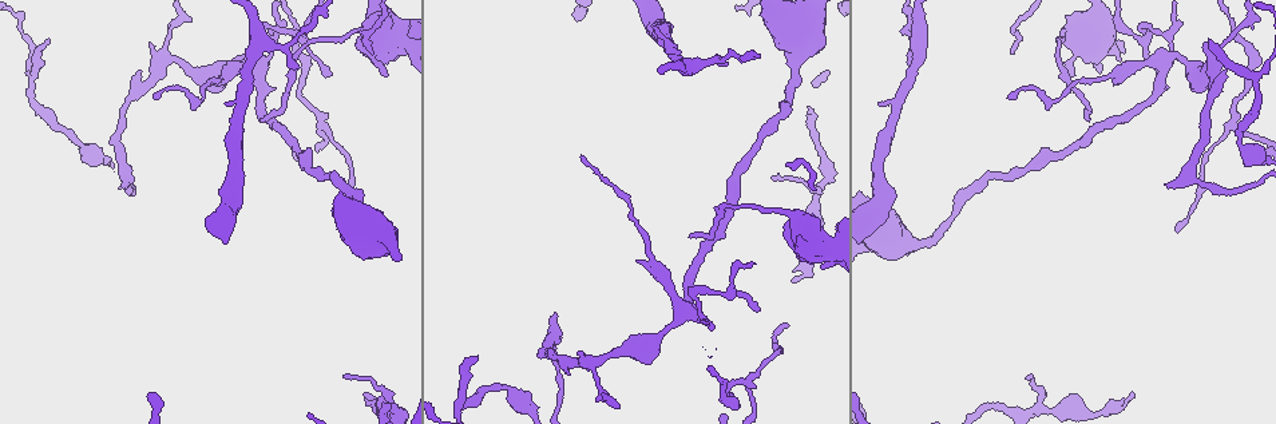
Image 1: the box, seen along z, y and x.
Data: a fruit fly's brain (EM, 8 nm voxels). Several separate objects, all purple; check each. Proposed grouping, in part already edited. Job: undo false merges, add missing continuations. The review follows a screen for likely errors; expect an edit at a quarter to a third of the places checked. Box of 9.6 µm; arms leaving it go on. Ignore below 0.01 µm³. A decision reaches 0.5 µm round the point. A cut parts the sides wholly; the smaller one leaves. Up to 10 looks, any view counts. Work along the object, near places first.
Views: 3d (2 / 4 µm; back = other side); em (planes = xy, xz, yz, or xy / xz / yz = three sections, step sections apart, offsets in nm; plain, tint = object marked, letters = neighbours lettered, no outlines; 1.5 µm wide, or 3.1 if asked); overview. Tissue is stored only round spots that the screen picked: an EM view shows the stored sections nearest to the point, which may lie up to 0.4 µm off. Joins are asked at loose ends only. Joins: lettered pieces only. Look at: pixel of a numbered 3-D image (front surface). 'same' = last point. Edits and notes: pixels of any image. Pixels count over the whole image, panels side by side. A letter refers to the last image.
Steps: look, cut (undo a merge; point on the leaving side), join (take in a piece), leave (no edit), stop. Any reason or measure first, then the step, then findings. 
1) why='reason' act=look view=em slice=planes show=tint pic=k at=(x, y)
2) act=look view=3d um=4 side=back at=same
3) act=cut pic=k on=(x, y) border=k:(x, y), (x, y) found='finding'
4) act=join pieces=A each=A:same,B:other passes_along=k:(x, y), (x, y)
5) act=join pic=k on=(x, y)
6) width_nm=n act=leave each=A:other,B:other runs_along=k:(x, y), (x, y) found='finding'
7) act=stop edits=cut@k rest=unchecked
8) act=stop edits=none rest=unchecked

why='thin end' act=look view=em slice=planes show=tint pic=1 at=(1009, 97)

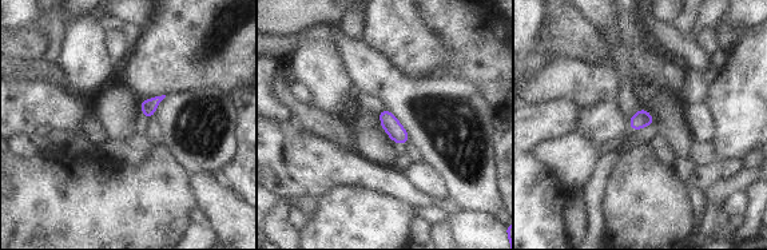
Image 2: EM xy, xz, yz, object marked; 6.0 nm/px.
why='what lies round it' act=look view=em slice=planes show=letters at=same

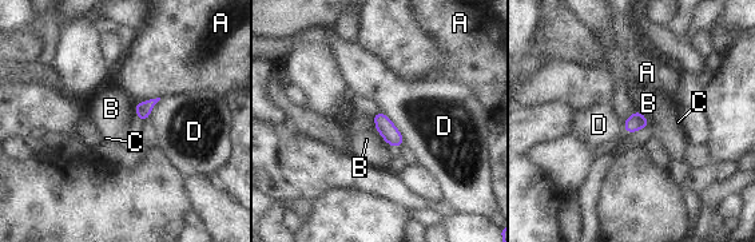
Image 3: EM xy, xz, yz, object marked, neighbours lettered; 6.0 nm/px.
act=leave each=A:other,B:other,C:other,D:other border=3:(380, 110), (392, 122), (404, 142) found='no lettered piece goes on from it'

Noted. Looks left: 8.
why='branch stops here' act=look view=em slice=xz step=8 show=letters pic=1 at=(297, 66)

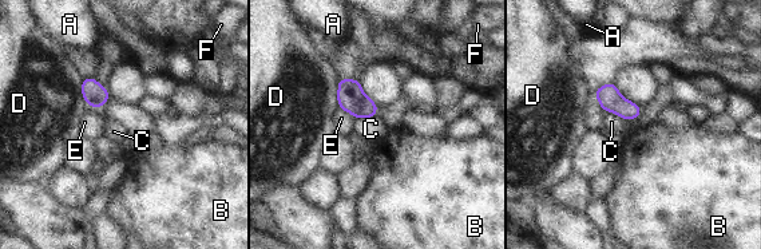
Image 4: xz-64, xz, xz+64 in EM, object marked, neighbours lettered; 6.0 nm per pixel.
act=leave each=A:other,B:other,C:other,D:other,E:other,F:other border=4:(603, 110), (613, 111), (627, 121) found='no lettered piece goes on from it'

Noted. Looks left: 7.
why='thin end' act=look view=3d um=4 pic=1 at=(332, 74)

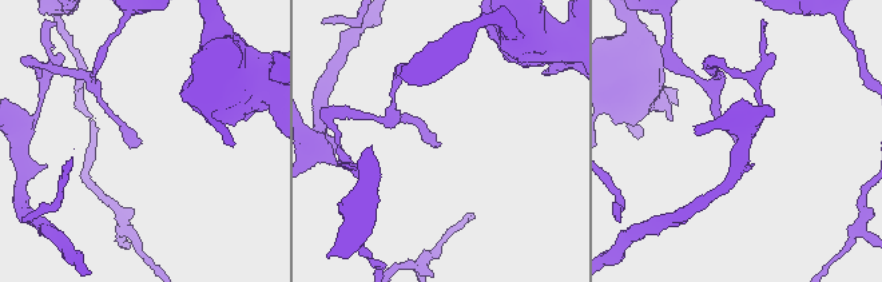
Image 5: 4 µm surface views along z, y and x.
why='need the tissue' act=look view=em slice=planes show=tint pic=5 at=(135, 141)

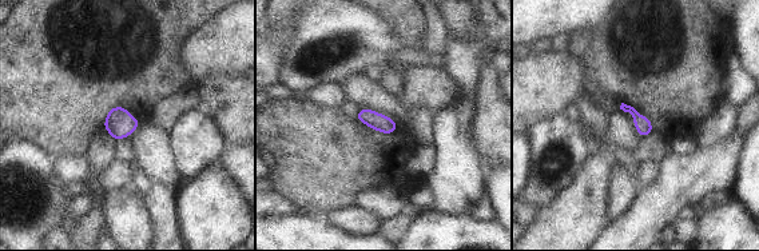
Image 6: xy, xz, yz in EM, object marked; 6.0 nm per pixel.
why='see the neighbours' act=look view=em slice=planes show=letters at=same

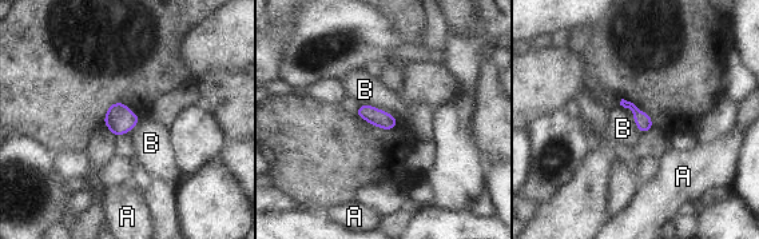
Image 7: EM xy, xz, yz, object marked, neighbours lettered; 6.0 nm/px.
act=leave each=A:other,B:other border=7:(360, 104), (385, 110), (397, 120) found='none of them fits'

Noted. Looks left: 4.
why='a fork' act=look view=em slice=planes show=letters pic=1 at=(1232, 121)

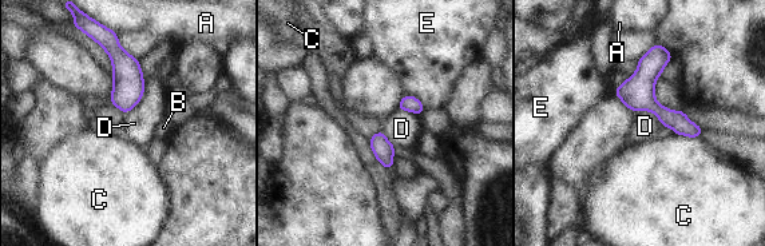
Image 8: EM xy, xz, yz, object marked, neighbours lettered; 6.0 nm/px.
width_nm=190 act=leave each=A:other,B:other,C:other,D:other,E:other border=8:(139, 59), (143, 95), (125, 114) found='one neuron here'

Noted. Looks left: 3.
act=stop edits=none rest=unchecked

